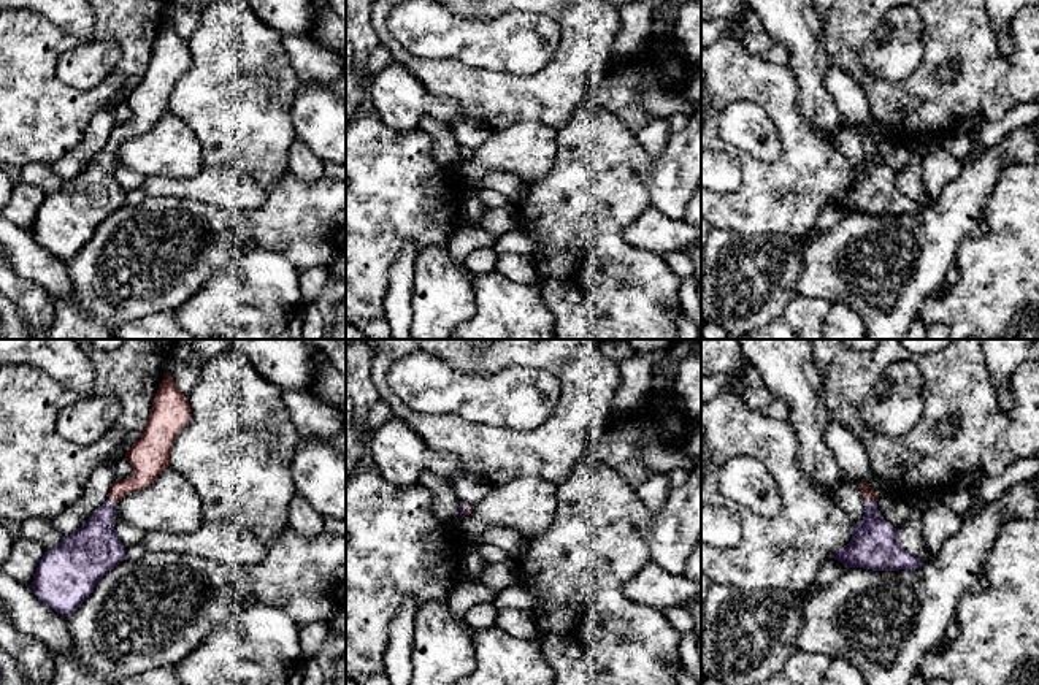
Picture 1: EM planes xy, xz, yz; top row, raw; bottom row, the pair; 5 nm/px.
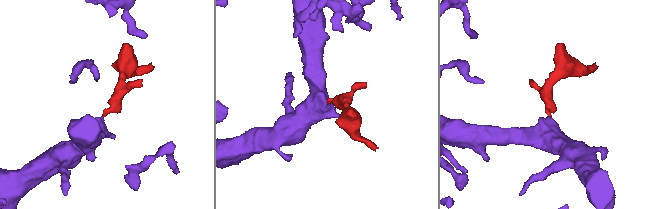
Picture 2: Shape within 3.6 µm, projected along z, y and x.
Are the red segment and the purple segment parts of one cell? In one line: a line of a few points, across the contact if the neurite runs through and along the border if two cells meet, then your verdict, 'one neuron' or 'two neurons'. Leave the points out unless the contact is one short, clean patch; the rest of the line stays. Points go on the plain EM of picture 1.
yz (870, 140), (871, 145), (874, 189) | one neuron

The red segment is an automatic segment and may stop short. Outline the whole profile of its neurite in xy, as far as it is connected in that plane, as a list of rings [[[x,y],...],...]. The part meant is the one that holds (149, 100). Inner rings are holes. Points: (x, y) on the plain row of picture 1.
[[[167,17],[141,82],[125,98],[133,117],[113,128],[109,143],[79,174],[43,198],[30,233],[48,252],[68,262],[97,227],[125,205],[125,192],[114,174],[116,149],[124,140],[149,132],[170,111],[171,90],[190,60],[189,43]]]

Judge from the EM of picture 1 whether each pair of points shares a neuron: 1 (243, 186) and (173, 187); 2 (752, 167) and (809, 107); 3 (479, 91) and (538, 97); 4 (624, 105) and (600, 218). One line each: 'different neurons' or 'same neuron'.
1: same neuron
2: different neurons
3: same neuron
4: different neurons

